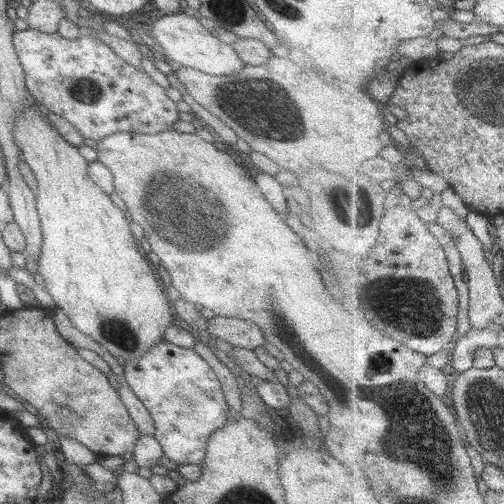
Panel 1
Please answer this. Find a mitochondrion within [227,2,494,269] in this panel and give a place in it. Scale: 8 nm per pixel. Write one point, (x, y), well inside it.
(287, 117)

